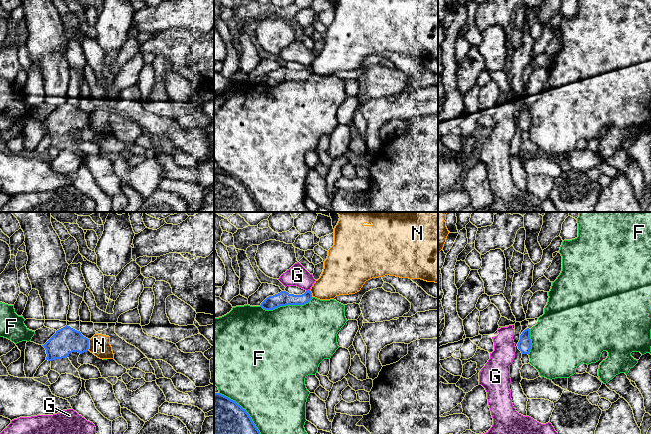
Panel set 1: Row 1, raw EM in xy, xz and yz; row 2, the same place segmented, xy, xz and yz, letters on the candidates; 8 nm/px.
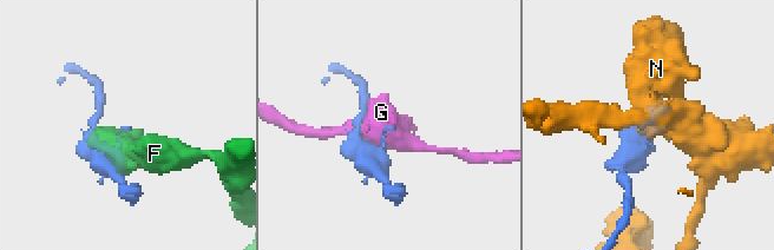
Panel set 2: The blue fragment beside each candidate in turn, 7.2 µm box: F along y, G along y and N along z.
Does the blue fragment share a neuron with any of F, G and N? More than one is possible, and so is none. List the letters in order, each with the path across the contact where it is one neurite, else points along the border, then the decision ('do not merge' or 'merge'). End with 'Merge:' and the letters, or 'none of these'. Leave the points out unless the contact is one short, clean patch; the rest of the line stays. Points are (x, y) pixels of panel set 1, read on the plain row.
F: do not merge
G: do not merge
N: along xy (90, 115), (87, 126) | do not merge
Merge: none of these

